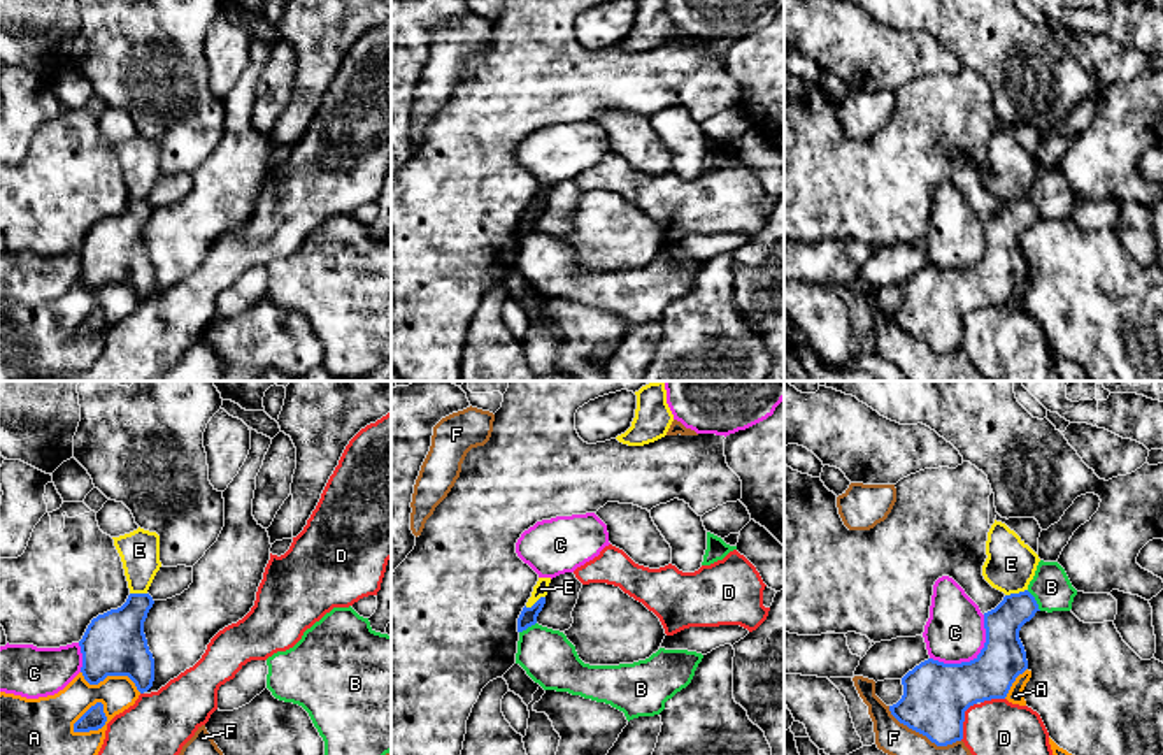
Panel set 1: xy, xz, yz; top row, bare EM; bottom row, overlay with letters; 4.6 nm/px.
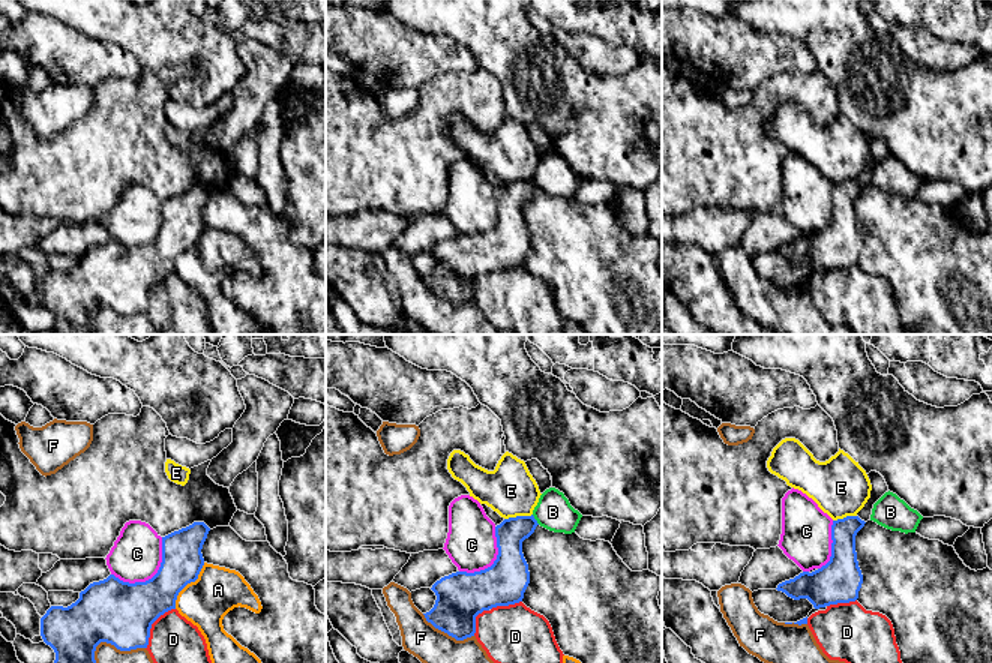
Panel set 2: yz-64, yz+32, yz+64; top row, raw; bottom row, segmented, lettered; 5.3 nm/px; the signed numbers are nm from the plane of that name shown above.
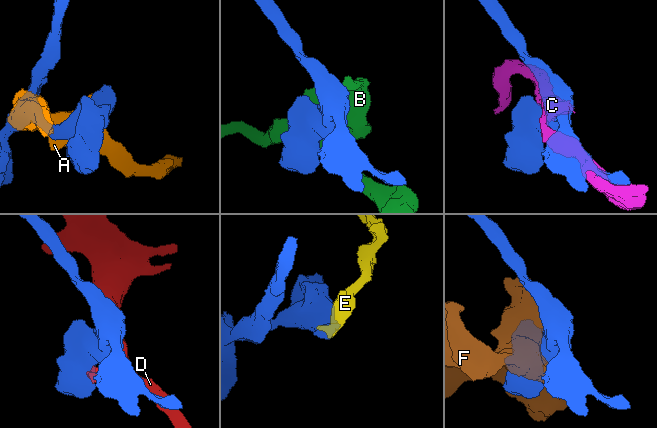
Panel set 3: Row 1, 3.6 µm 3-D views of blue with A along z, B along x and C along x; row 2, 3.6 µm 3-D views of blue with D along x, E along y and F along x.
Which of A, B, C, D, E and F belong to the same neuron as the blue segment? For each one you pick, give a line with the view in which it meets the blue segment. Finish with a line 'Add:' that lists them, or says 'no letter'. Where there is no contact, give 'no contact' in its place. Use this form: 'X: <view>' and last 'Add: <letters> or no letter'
B: yz
Add: B

